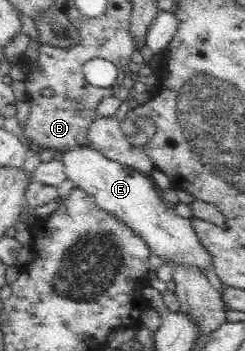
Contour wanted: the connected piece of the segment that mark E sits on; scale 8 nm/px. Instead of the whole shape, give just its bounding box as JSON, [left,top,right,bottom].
[63,145,213,274]

